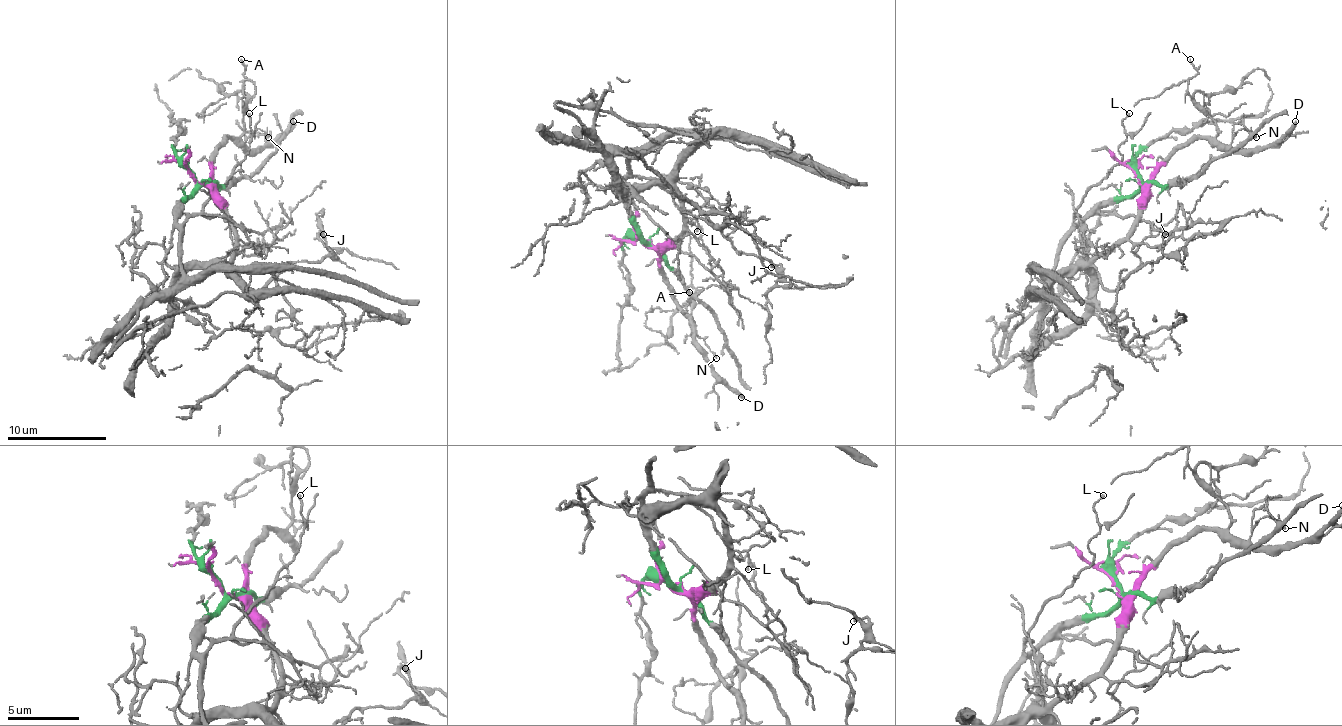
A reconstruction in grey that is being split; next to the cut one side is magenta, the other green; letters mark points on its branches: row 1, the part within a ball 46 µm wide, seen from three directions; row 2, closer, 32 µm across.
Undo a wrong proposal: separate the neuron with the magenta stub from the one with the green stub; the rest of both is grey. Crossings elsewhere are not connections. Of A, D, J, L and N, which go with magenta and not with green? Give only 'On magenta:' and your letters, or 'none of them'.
On magenta: A, D, J, N

